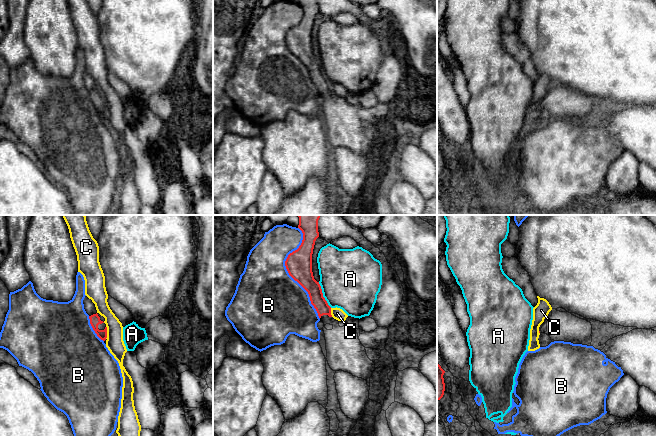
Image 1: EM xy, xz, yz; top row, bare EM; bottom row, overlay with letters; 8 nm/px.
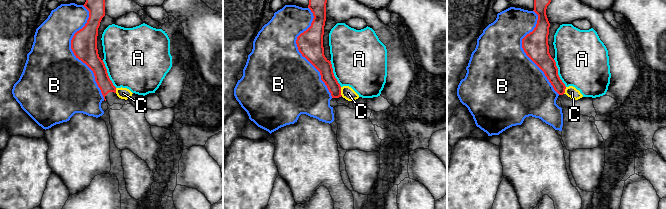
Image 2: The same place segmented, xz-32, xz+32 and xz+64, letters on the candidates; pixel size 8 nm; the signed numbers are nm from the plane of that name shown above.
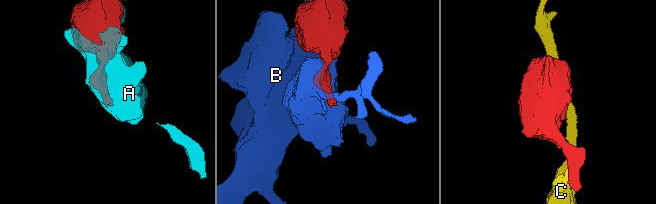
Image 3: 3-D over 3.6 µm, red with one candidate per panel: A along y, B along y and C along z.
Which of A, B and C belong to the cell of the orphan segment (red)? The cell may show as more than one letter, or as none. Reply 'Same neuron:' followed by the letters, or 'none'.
Same neuron: none

